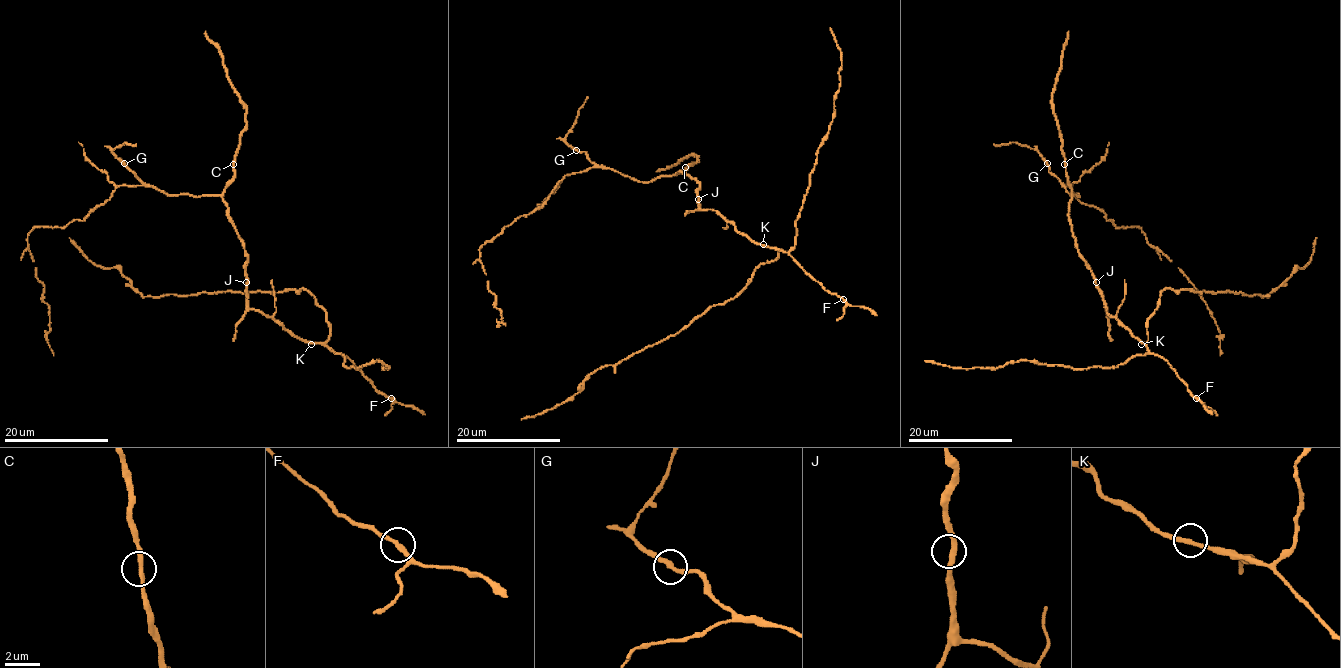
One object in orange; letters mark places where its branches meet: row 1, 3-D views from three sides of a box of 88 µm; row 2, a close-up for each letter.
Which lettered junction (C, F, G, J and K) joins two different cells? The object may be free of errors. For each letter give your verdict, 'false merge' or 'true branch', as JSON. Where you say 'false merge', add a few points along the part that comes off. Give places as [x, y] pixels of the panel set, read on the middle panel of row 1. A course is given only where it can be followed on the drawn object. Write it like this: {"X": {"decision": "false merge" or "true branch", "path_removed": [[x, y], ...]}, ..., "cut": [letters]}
{"C": {"decision": "true branch"}, "F": {"decision": "true branch"}, "G": {"decision": "true branch"}, "J": {"decision": "true branch"}, "K": {"decision": "true branch"}, "cut": []}

